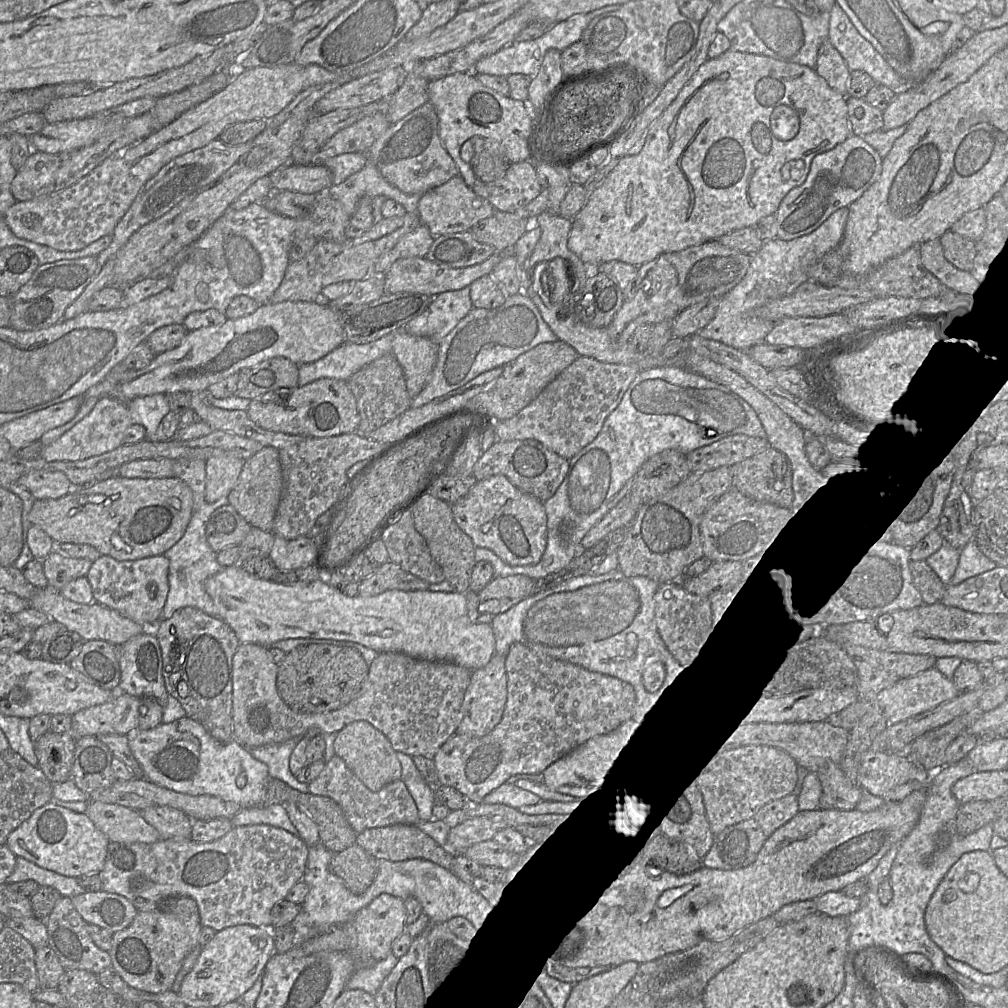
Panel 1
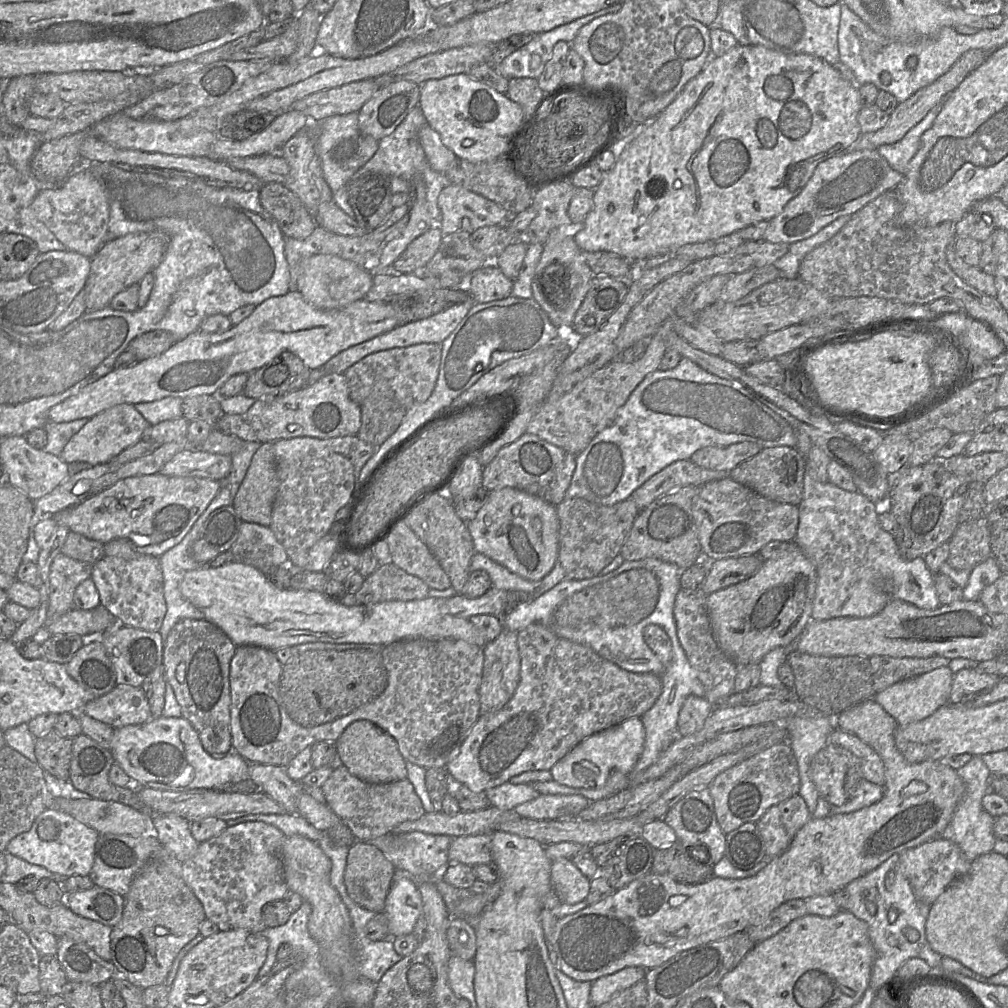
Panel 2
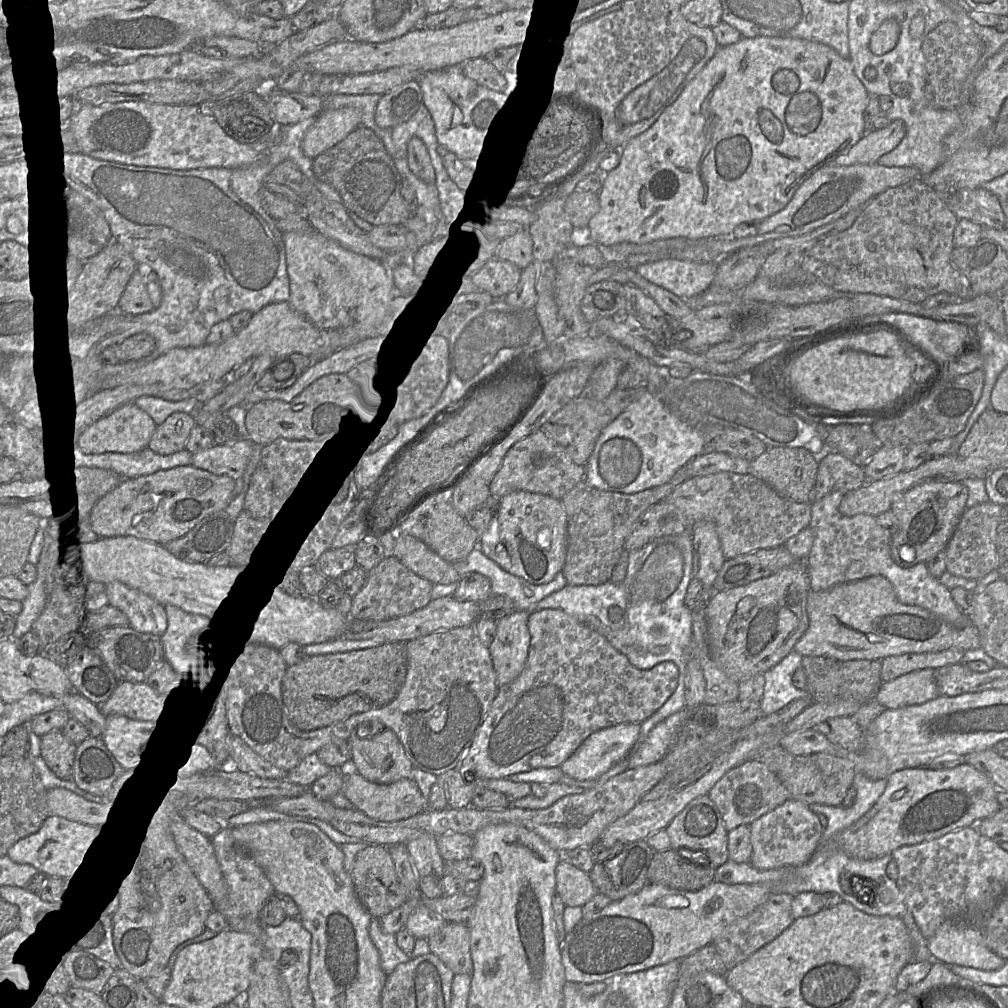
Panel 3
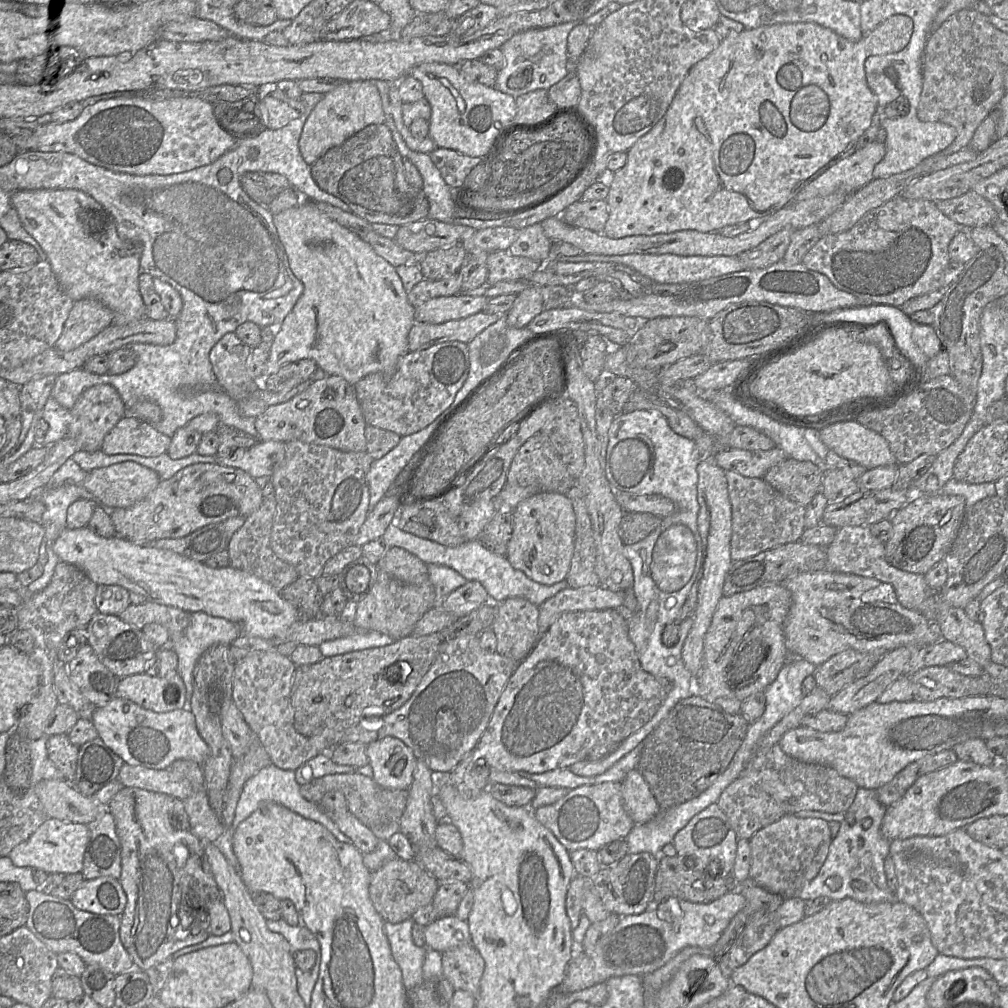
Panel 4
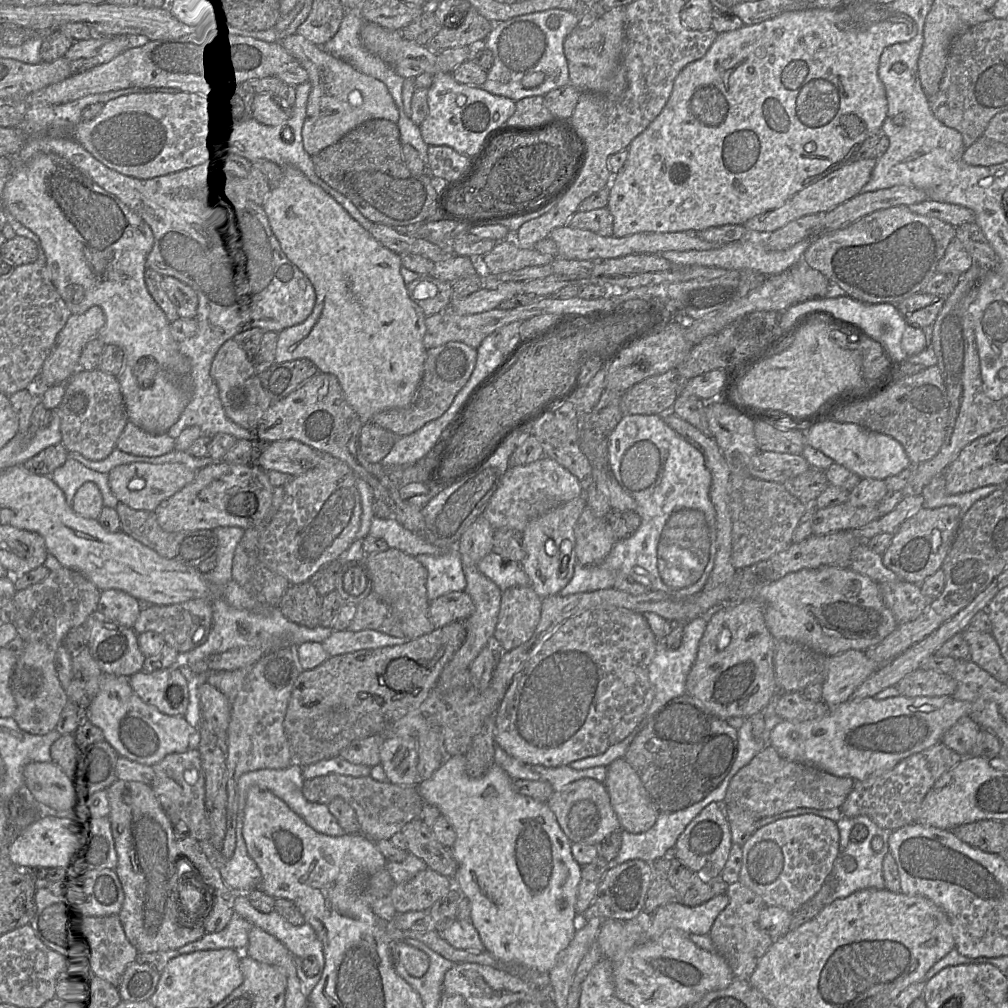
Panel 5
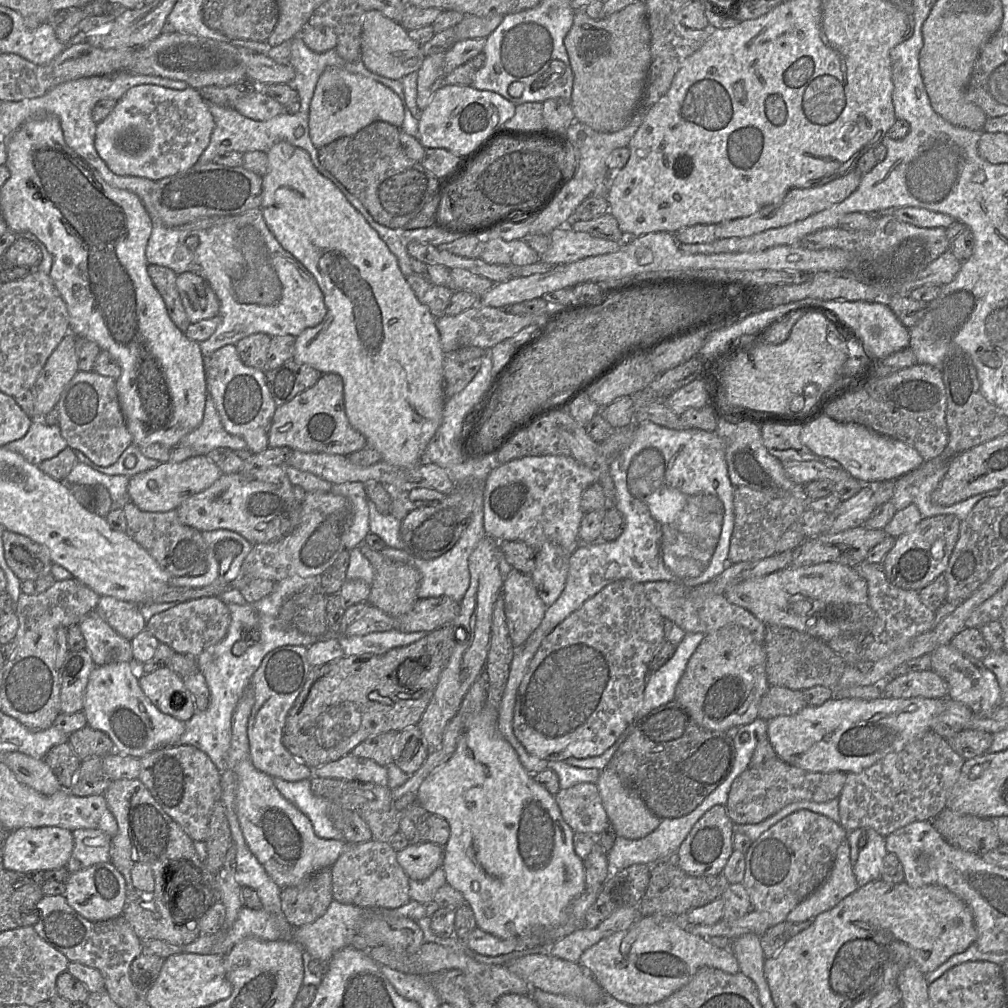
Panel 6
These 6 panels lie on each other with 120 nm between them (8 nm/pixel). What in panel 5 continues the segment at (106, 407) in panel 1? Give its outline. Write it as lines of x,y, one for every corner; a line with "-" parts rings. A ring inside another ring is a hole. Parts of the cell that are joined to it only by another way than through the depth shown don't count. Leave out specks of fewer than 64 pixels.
127,422
119,436
116,449
135,456
157,457
174,450
175,440
165,434
148,433

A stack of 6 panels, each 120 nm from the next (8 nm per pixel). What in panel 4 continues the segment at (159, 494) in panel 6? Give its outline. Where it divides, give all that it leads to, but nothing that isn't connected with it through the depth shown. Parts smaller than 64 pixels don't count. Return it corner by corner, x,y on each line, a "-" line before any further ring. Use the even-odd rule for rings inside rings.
125,461
91,470
87,473
83,486
94,496
92,501
96,501
98,505
112,510
134,505
153,491
160,481
161,479
154,470
133,461

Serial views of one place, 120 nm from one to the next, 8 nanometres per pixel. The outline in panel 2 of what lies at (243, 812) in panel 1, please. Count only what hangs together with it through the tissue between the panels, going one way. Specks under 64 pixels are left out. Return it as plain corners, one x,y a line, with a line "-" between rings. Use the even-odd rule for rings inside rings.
249,814
226,821
228,827
244,822
263,822
278,828
286,837
303,836
314,842
323,838
323,832
311,825
303,816
298,814

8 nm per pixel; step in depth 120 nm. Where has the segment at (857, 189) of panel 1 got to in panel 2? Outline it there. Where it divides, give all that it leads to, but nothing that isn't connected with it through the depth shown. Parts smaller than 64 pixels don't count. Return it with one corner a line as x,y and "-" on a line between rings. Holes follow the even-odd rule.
876,150
847,151
844,154
830,157
816,166
802,191
785,205
779,215
769,220
769,225
763,236
764,241
775,244
792,244
808,239
839,217
852,216
882,193
895,189
902,180
903,174
892,169

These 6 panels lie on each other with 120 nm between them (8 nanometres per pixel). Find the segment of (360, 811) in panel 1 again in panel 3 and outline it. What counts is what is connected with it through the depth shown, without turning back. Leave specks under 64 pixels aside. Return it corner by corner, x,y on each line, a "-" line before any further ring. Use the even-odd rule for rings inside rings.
356,772
343,776
341,792
352,802
354,809
358,809
378,821
399,821
427,809
427,799
411,778
401,779
390,784
379,784
364,779

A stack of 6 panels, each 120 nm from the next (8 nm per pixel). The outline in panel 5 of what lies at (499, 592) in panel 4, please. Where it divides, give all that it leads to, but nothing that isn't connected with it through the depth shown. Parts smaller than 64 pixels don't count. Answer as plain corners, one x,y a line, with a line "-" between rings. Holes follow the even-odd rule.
372,518
369,534
385,540
389,547
401,550
414,557
421,554
442,554
446,550
428,542
422,534
404,528
395,519
-
494,551
479,561
478,569
492,580
502,592
515,586
531,585
520,563
506,560

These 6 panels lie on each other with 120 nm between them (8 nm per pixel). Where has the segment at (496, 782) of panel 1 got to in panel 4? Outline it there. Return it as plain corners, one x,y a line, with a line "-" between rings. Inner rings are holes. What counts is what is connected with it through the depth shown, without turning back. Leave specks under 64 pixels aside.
583,610
566,612
559,616
535,643
531,652
518,664
508,680
489,724
474,750
482,757
490,769
507,772
544,773
560,768
569,768
572,764
587,758
596,746
618,746
632,733
644,726
662,705
672,683
665,677
654,676
641,667
635,646
628,633
628,620
620,610

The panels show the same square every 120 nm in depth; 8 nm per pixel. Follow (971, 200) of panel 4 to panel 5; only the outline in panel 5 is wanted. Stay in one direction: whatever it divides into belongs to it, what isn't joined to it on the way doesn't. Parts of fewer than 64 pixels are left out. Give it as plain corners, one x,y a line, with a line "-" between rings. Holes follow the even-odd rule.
926,200
908,207
916,214
937,218
954,227
975,222
974,212
957,204

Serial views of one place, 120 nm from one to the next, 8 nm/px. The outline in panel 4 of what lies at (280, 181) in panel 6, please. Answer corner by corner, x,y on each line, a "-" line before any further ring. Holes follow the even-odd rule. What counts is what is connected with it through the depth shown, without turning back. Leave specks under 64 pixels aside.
302,202
298,206
275,214
273,215
273,222
287,255
290,269
303,284
304,289
293,309
283,319
281,325
279,325
279,331
272,341
266,368
261,375
261,380
277,372
283,364
299,359
312,359
316,362
318,368
320,368
325,374
341,376
353,386
359,380
372,373
393,375
399,360
408,352
408,334
416,322
415,307
409,302
408,294
403,287
402,280
397,274
395,267
388,263
384,258
377,255
370,244
365,242
357,233
330,219
313,203

